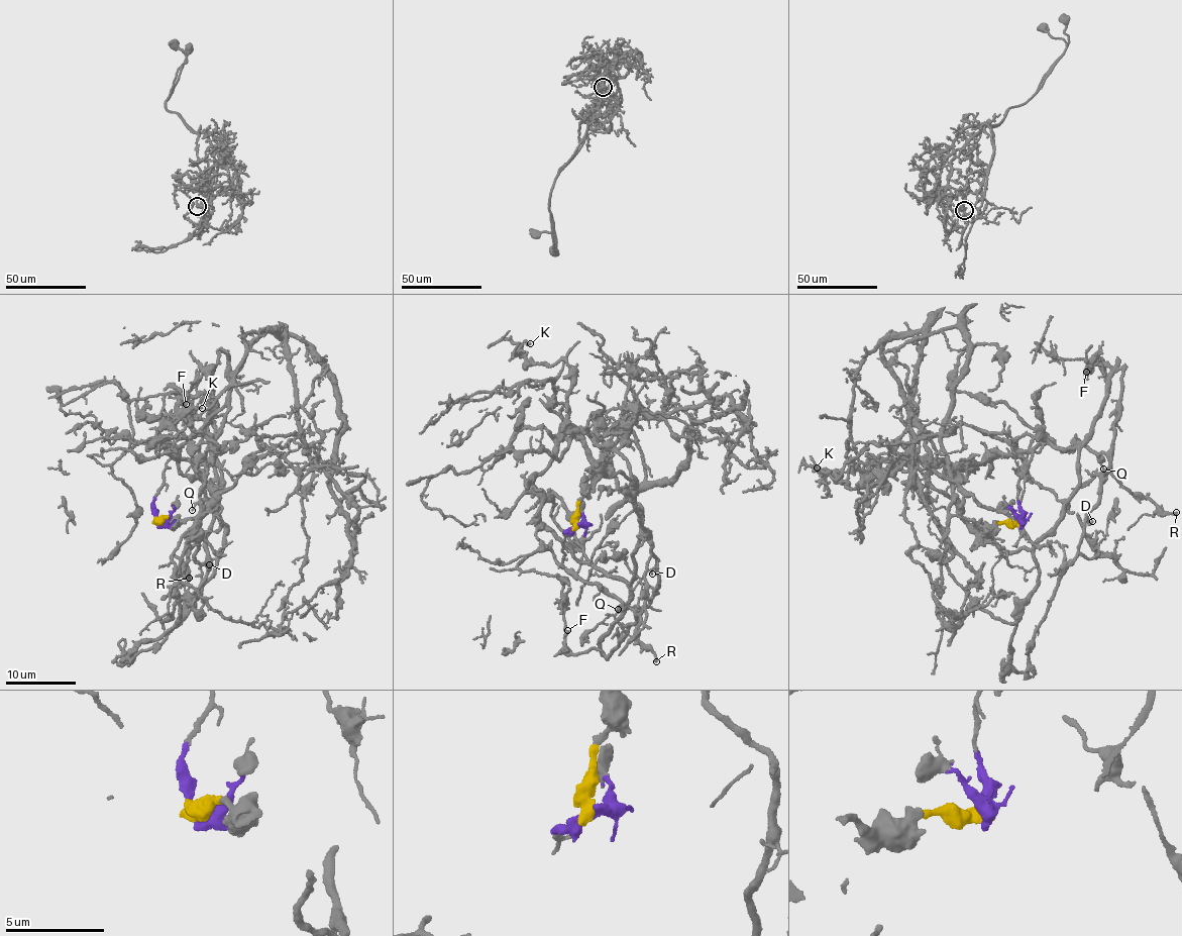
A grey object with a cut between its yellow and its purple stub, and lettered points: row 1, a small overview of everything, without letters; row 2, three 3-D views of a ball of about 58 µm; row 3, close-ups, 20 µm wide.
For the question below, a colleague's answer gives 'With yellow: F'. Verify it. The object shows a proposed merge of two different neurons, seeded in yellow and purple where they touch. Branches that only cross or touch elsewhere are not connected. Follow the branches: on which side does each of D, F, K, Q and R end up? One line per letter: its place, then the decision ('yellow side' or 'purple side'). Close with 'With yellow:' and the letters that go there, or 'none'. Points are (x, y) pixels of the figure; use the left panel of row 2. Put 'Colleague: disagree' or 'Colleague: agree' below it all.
D: (209, 564) | purple side
F: (186, 404) | purple side
K: (202, 408) | yellow side
Q: (192, 510) | purple side
R: (189, 578) | purple side
With yellow: K
Colleague: disagree

